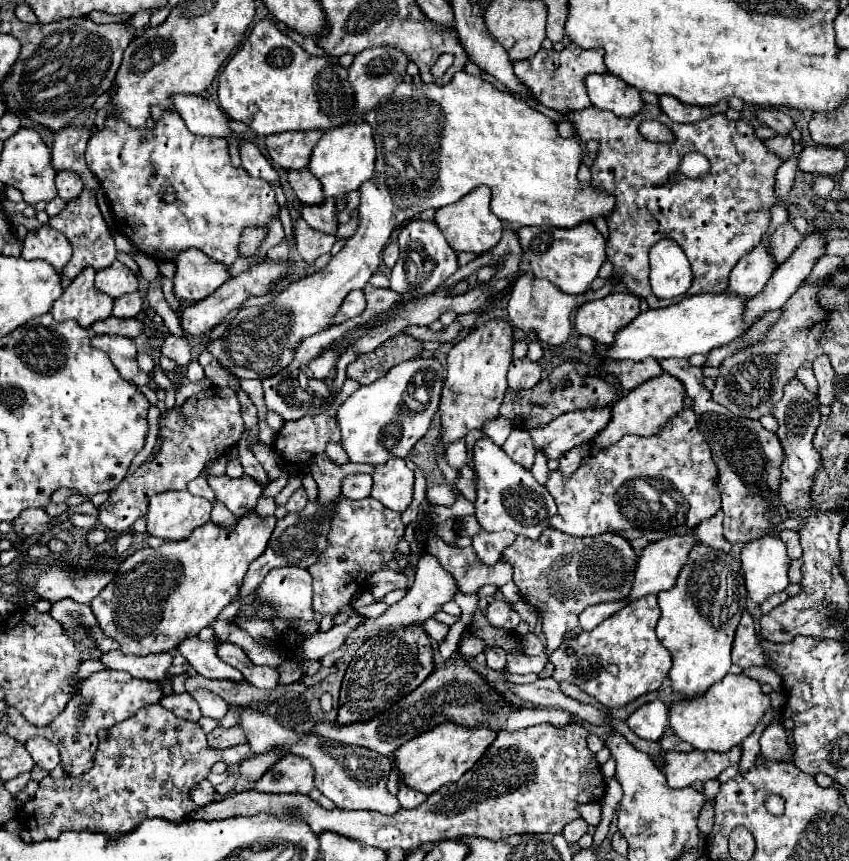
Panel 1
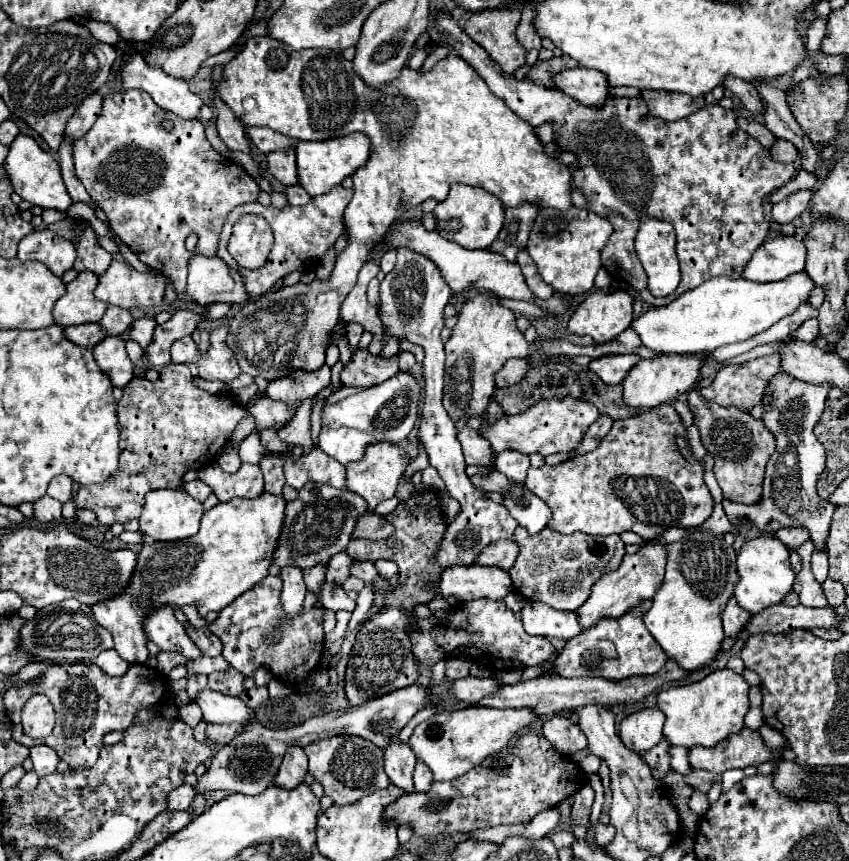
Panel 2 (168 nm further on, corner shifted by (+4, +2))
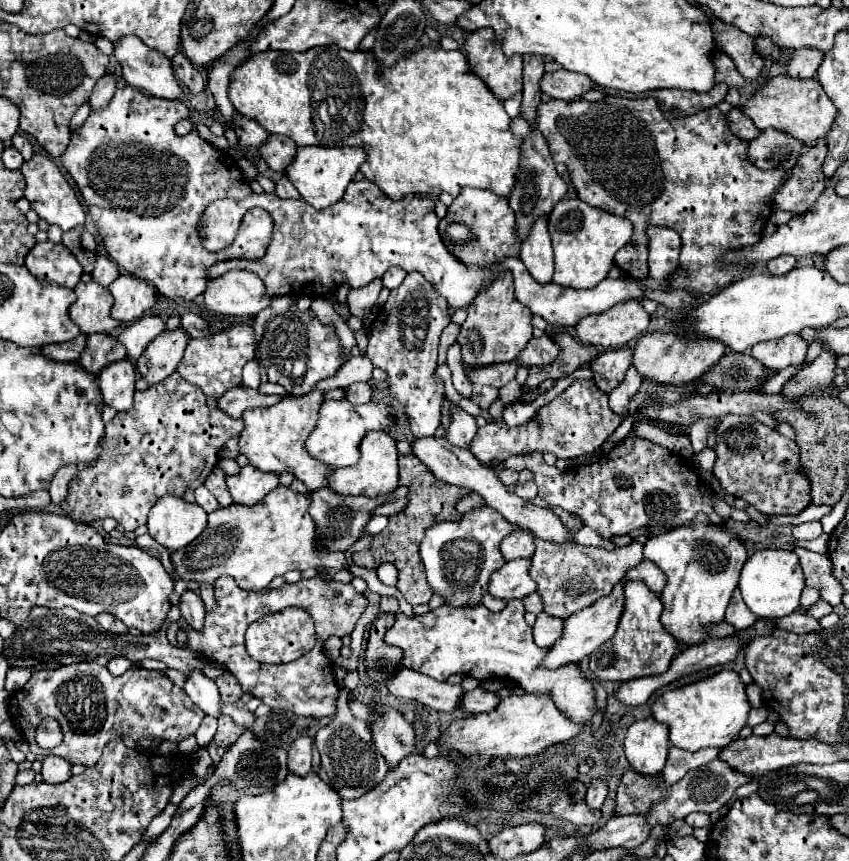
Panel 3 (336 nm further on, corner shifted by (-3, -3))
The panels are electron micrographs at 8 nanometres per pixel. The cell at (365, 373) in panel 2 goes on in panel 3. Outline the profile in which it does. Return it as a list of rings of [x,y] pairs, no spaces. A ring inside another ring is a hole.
[[[353,383],[347,387],[345,399],[355,405],[361,405],[361,403],[369,403],[371,395],[373,395],[373,389],[369,383]]]

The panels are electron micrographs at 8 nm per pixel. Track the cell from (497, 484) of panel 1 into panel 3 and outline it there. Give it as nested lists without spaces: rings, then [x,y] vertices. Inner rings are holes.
[[[453,407],[453,411],[455,411],[455,419],[451,423],[451,431],[449,431],[447,439],[457,447],[467,449],[471,445],[473,437],[477,435],[475,417],[471,417],[469,413],[465,413],[465,411],[457,409],[457,407]]]

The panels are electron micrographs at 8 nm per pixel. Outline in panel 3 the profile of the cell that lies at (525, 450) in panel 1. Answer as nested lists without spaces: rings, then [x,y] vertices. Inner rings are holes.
[[[527,481],[527,483],[519,485],[519,487],[515,487],[515,495],[519,495],[519,497],[529,501],[529,499],[533,499],[537,495],[537,487],[535,487],[533,481]]]

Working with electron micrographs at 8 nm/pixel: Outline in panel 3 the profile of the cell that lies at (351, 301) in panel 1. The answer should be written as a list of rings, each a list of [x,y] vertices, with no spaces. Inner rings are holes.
[[[373,279],[371,283],[367,283],[365,287],[359,287],[359,289],[353,289],[349,291],[349,309],[351,309],[351,315],[359,317],[365,321],[367,315],[371,315],[373,311],[373,305],[377,303],[377,297],[379,297],[379,291],[381,291],[383,283],[381,279]]]

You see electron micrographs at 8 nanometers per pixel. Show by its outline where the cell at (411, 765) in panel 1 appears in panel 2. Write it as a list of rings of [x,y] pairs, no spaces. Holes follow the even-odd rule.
[[[470,706],[454,712],[438,712],[414,728],[414,734],[410,736],[410,746],[416,756],[428,764],[434,774],[434,780],[454,780],[478,766],[486,756],[500,752],[514,738],[526,732],[528,726],[536,720],[538,716],[534,714],[534,710],[528,708],[498,710]]]

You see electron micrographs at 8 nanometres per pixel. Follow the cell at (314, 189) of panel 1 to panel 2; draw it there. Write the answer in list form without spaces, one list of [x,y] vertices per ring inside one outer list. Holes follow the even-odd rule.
[[[294,148],[288,150],[280,150],[280,152],[272,152],[266,156],[268,168],[272,172],[272,176],[276,180],[280,180],[282,184],[298,184],[298,174],[296,174],[296,156],[294,156]]]

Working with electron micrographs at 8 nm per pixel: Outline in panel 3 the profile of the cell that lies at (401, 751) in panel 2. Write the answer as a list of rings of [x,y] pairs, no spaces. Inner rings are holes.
[[[375,703],[375,707],[383,711],[381,719],[377,719],[371,725],[375,745],[379,747],[381,755],[387,759],[389,767],[397,767],[401,759],[417,753],[415,729],[411,723],[405,721],[405,717],[399,711],[389,709],[381,703]]]

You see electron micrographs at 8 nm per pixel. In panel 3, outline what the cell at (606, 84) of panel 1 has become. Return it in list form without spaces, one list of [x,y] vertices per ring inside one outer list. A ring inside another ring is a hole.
[[[565,69],[545,73],[541,79],[541,91],[545,91],[553,99],[577,101],[591,89],[593,89],[593,81],[587,75],[579,75]]]

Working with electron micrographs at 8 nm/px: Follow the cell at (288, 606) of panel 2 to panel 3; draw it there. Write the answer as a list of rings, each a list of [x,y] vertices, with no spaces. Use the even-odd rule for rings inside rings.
[[[287,607],[279,613],[265,615],[263,619],[255,621],[247,629],[245,645],[247,645],[249,655],[261,663],[287,663],[287,661],[299,659],[307,651],[311,651],[311,647],[315,645],[313,619],[311,615],[307,615],[305,609],[299,609],[299,607]]]

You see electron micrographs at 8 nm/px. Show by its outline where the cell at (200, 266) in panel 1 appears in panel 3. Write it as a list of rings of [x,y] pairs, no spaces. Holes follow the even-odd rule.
[[[229,271],[207,281],[203,293],[207,311],[215,315],[253,317],[269,305],[263,281],[249,271]]]

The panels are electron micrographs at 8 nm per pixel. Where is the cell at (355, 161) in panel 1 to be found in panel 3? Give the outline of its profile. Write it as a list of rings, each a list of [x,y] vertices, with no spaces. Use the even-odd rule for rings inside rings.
[[[299,147],[293,163],[287,167],[287,177],[307,203],[315,209],[325,209],[343,197],[365,159],[363,147]]]

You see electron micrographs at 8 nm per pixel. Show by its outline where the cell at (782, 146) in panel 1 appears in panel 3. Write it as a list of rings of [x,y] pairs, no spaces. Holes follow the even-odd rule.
[[[733,107],[727,113],[727,117],[729,117],[729,123],[731,123],[731,131],[735,131],[735,135],[739,135],[741,139],[753,141],[759,135],[759,129],[755,127],[755,123],[739,107]]]

